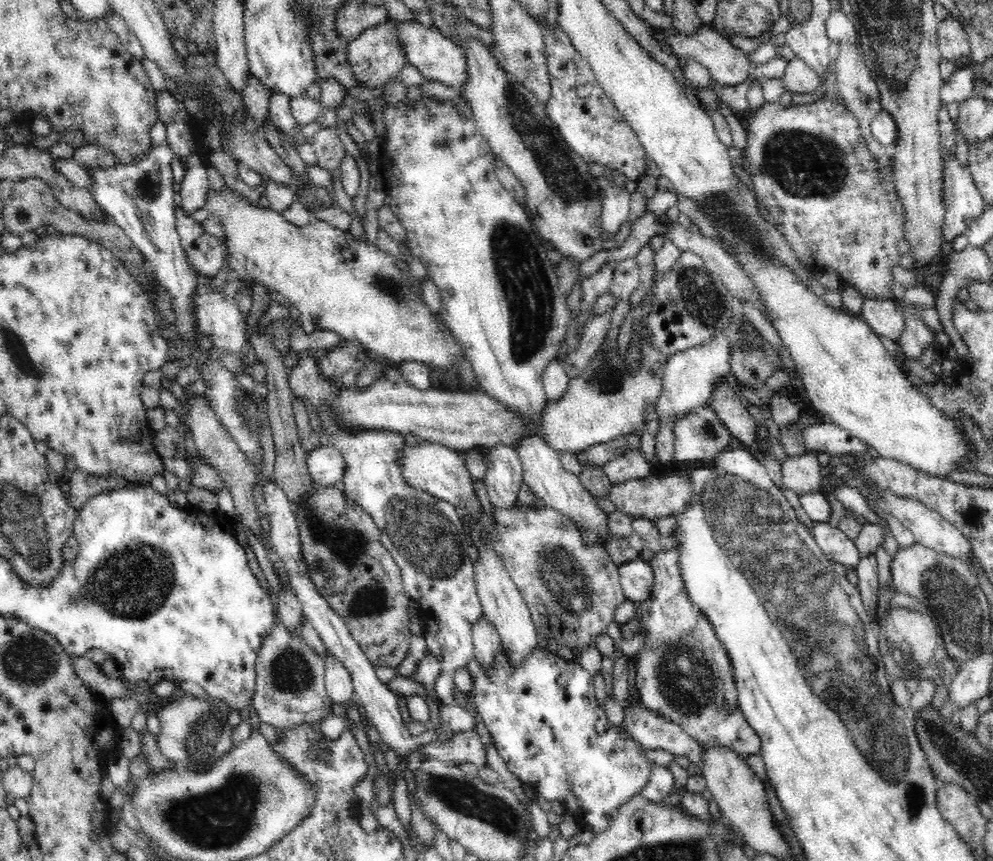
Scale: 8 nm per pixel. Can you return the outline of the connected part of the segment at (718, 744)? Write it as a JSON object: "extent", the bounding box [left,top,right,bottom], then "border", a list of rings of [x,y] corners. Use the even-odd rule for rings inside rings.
{"extent":[636,548,760,760],"border":[[[674,548],[666,552],[658,552],[649,563],[655,576],[654,586],[650,598],[636,606],[636,616],[641,618],[641,629],[638,633],[647,633],[645,645],[636,660],[640,700],[650,711],[664,715],[666,719],[678,724],[684,732],[692,735],[700,746],[726,749],[735,756],[749,760],[751,754],[758,754],[760,751],[760,738],[747,724],[739,709],[734,671],[726,649],[719,644],[714,629],[707,624],[702,613],[696,613],[688,591],[683,588],[682,577],[679,576],[678,570],[677,552]]]}

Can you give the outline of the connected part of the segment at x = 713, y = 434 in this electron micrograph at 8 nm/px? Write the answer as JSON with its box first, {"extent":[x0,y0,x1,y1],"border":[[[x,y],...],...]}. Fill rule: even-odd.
{"extent":[671,404,734,464],"border":[[[708,404],[698,406],[680,417],[671,420],[671,436],[674,436],[673,456],[679,464],[686,462],[706,463],[726,450],[734,438],[718,413]]]}

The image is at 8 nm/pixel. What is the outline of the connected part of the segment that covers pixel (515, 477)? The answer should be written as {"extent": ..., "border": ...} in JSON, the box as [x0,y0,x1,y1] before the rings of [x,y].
{"extent":[483,444,523,507],"border":[[[505,444],[488,447],[485,455],[487,472],[483,482],[492,507],[516,507],[523,484],[523,467],[516,448]]]}

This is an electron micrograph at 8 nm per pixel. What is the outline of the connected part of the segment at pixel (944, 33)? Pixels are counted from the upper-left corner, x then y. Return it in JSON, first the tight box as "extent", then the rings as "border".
{"extent":[938,15,971,63],"border":[[[948,15],[944,21],[939,22],[938,43],[943,58],[948,59],[948,61],[952,63],[956,62],[958,59],[968,61],[971,55],[971,45],[969,42],[967,32],[958,20]]]}

